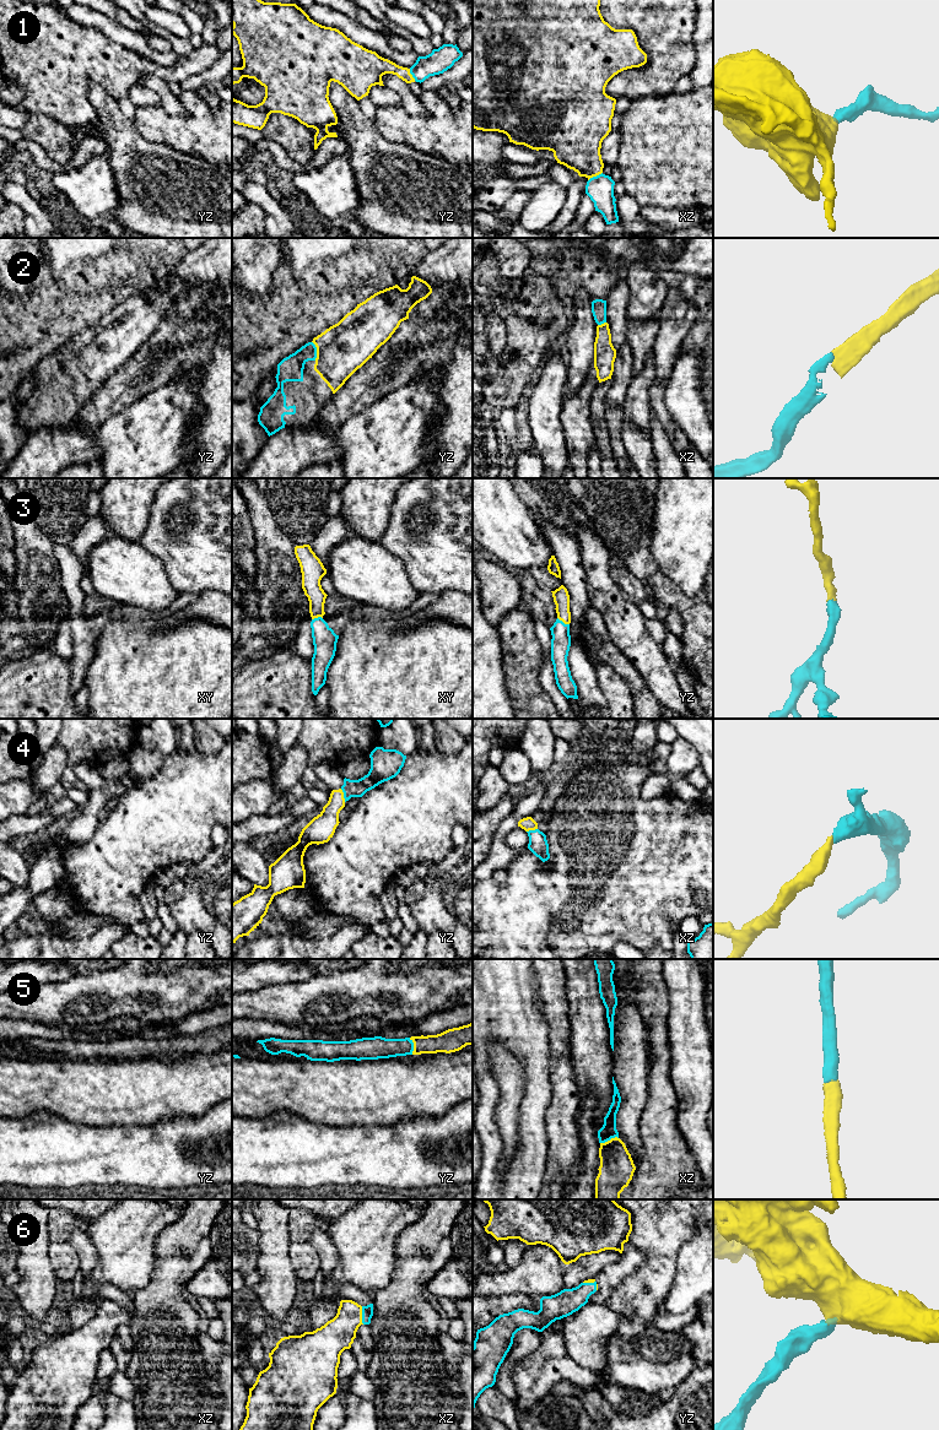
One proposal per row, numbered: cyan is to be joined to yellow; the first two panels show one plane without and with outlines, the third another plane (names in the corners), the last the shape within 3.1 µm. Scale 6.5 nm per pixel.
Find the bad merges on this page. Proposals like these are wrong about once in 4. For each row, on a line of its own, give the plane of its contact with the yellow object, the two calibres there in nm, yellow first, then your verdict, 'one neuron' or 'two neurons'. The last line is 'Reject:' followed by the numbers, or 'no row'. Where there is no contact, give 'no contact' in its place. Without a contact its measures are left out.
1: meets yellow in xz; 320 nm thick on the yellow side, 180 nm on the other; one neuron
2: meets yellow in yz; 320 nm thick on the yellow side, 160 nm on the other; one neuron
3: meets yellow in yz; 110 nm thick on the yellow side, 130 nm on the other; one neuron
4: meets yellow in yz; 160 nm thick on the yellow side, 110 nm on the other; one neuron
5: meets yellow in yz; 150 nm thick on the yellow side, 150 nm on the other; one neuron
6: meets yellow in xz; 220 nm thick on the yellow side, 80 nm on the other; one neuron
Reject: no row

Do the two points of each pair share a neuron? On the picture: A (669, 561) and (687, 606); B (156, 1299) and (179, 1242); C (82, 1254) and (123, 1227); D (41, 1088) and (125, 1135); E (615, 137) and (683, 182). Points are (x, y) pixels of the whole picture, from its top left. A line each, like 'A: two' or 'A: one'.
A: two
B: one
C: two
D: two
E: two

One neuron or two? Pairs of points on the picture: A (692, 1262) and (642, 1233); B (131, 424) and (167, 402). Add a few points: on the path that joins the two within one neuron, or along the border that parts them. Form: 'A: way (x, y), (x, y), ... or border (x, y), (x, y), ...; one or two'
A: border (696, 1231), (680, 1249), (679, 1266), (672, 1283); two
B: way (140, 424), (145, 424), (158, 411); one

